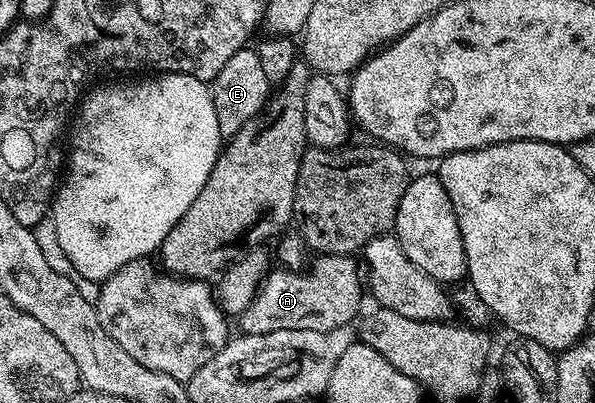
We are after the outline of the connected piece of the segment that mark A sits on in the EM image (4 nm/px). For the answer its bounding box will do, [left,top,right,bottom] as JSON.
[239,254,363,334]

